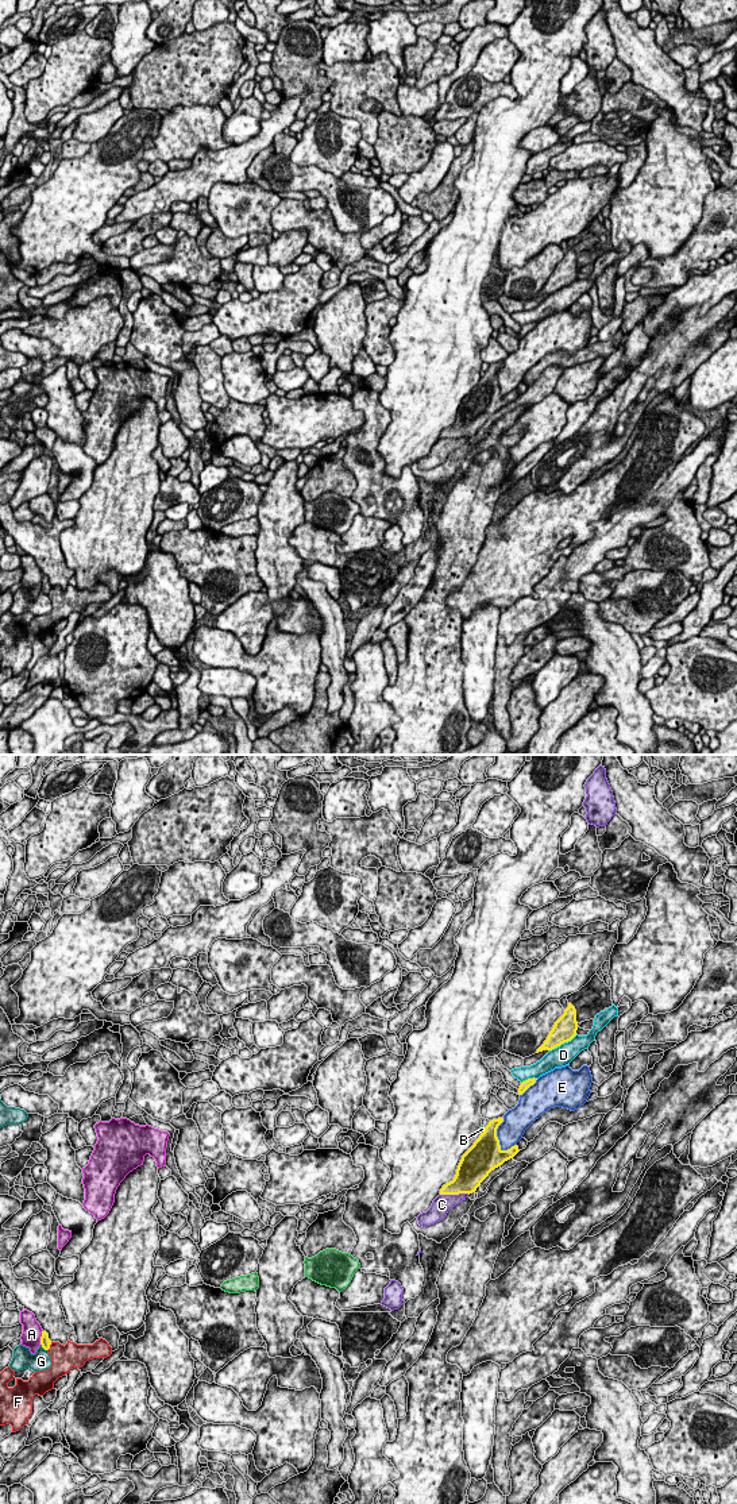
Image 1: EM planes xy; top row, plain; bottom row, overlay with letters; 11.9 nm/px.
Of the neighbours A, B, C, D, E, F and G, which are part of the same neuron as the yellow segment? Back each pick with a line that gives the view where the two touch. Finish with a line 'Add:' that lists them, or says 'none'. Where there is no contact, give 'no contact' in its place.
Add: none

